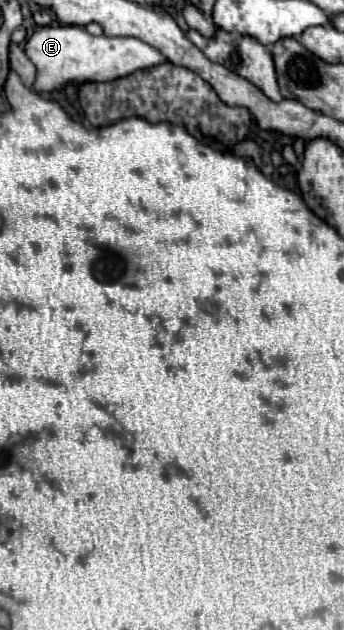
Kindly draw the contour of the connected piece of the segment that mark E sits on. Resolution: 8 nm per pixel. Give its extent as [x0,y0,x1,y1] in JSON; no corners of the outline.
[25,25,167,93]

